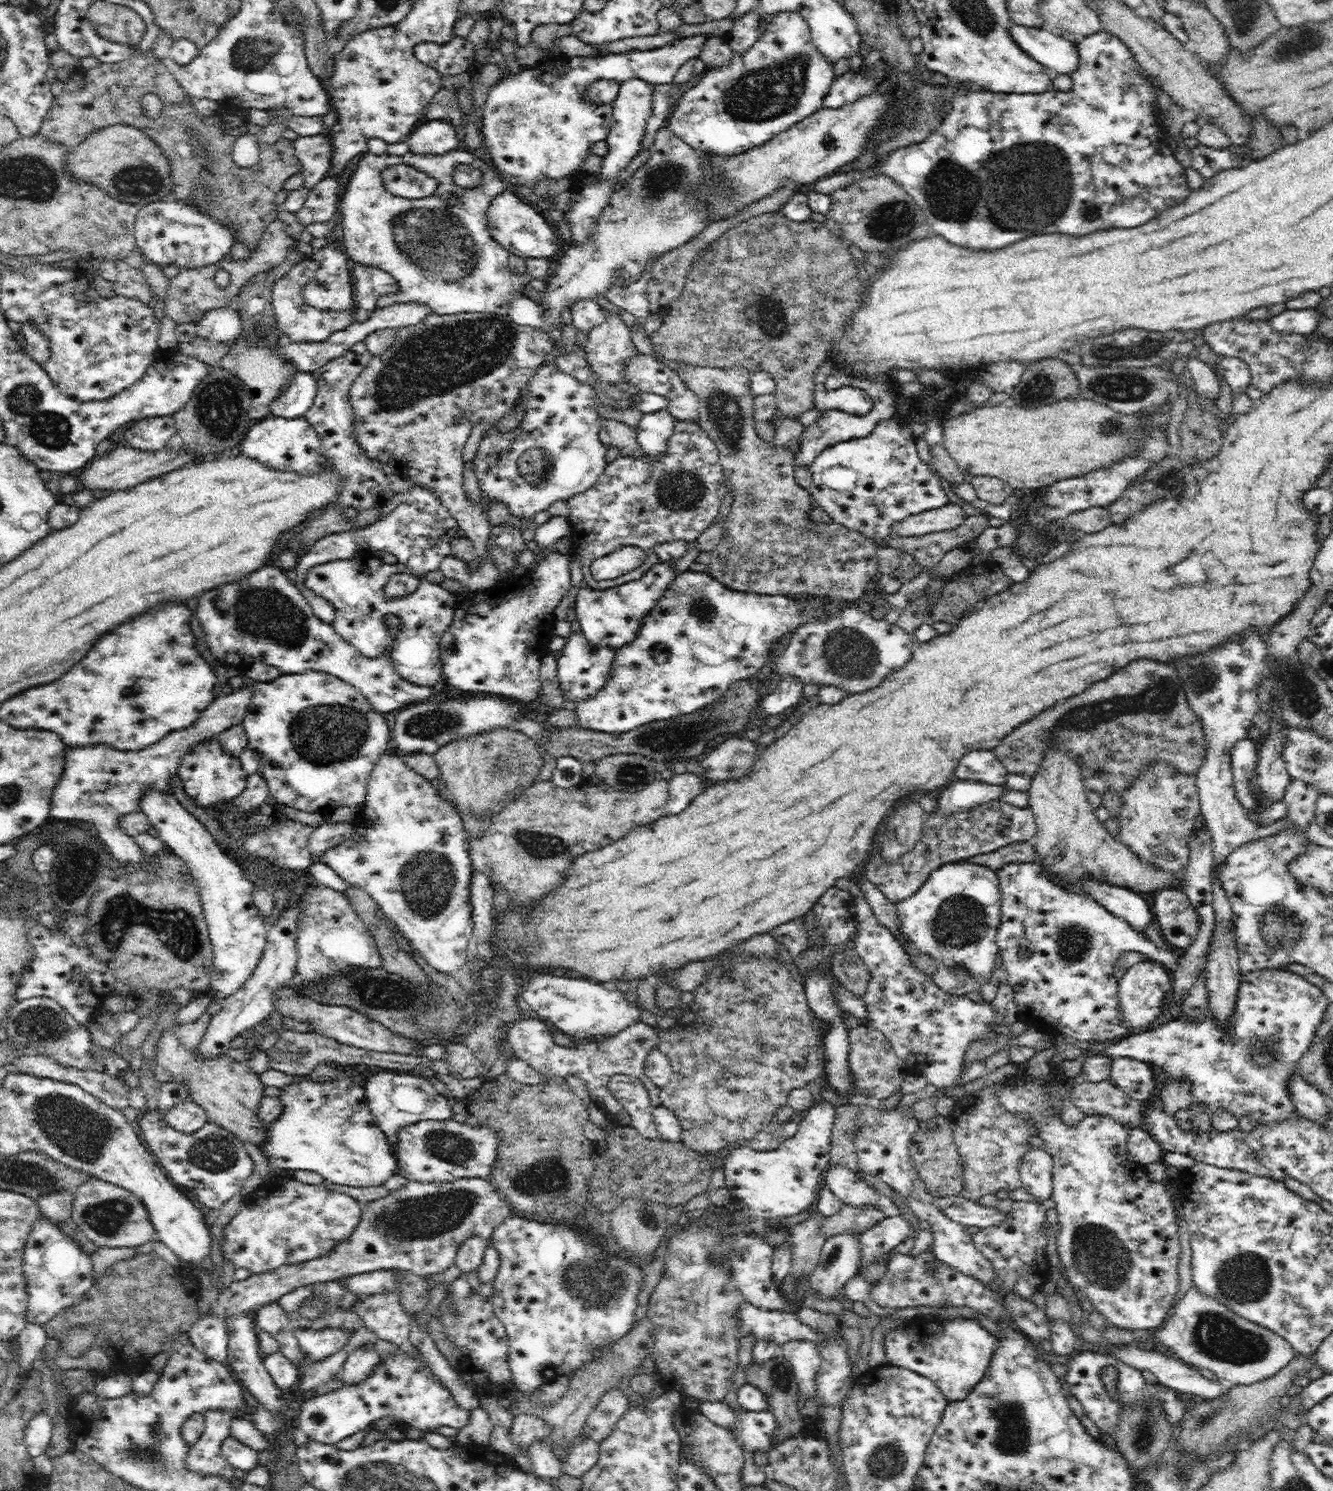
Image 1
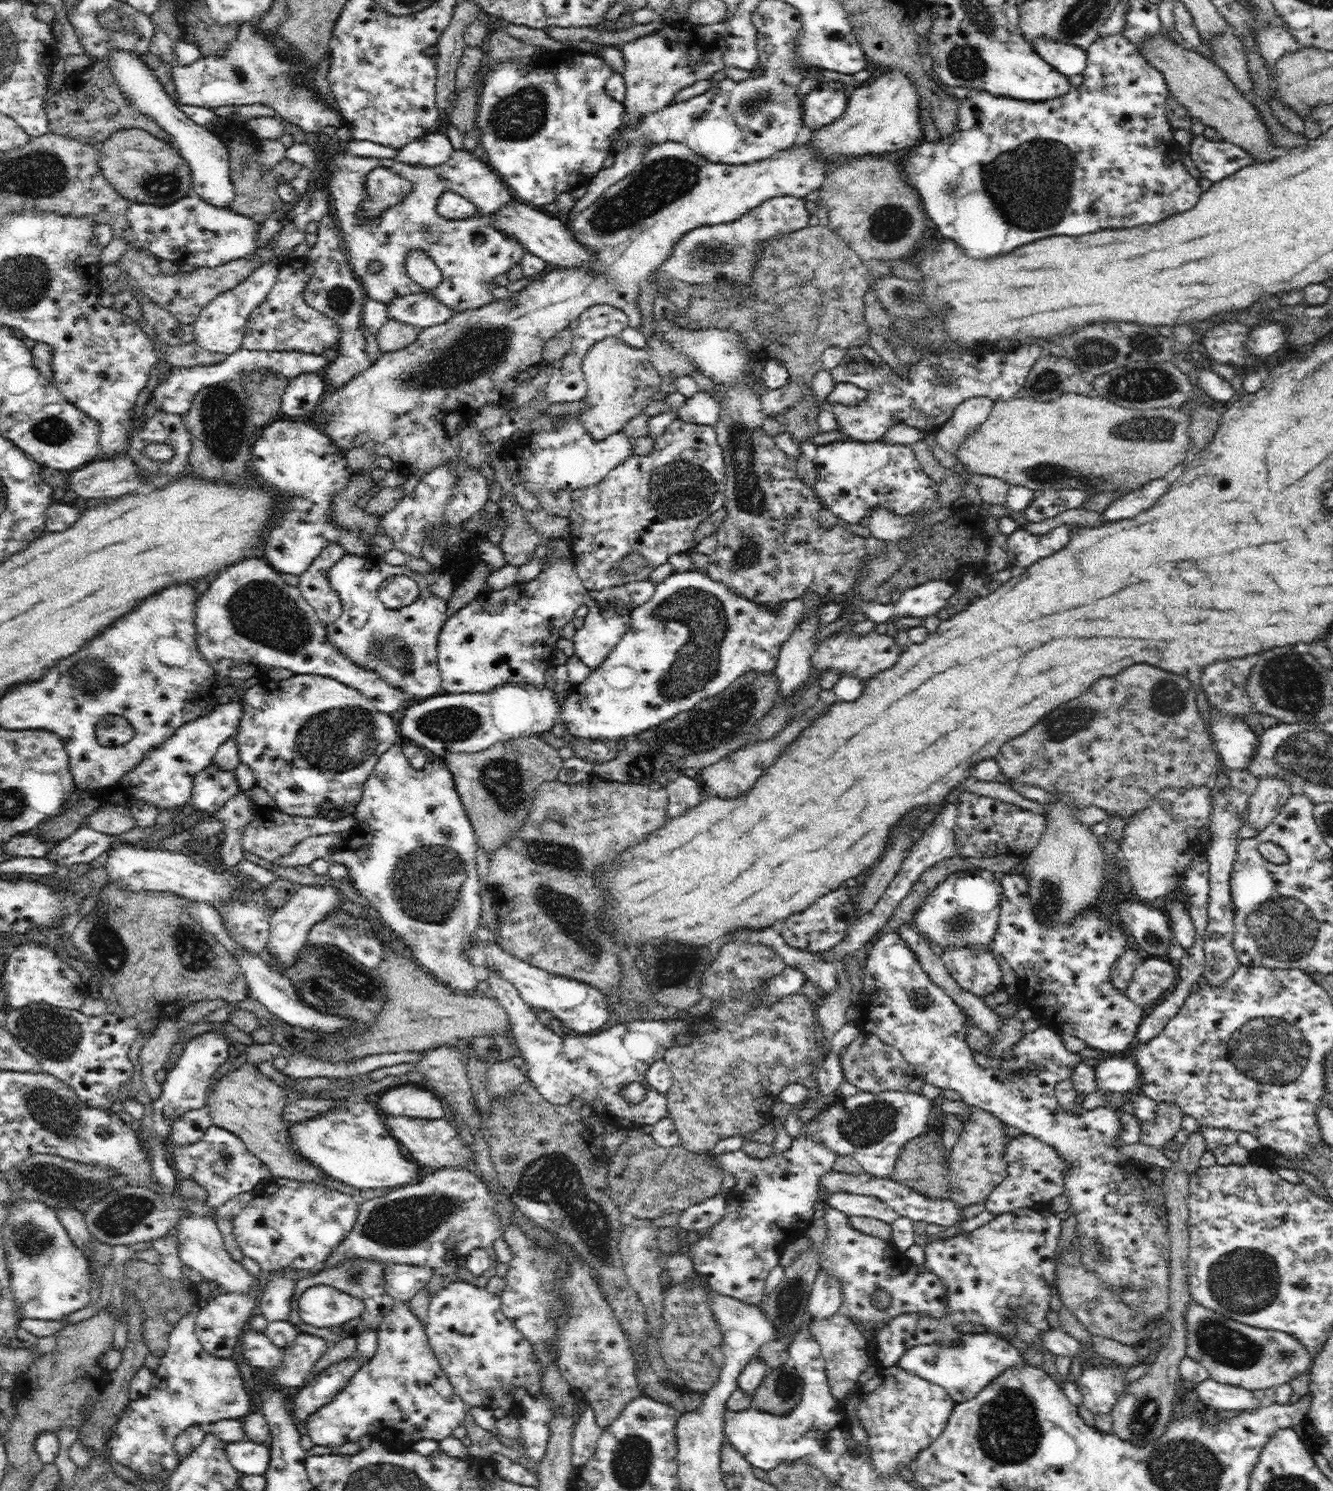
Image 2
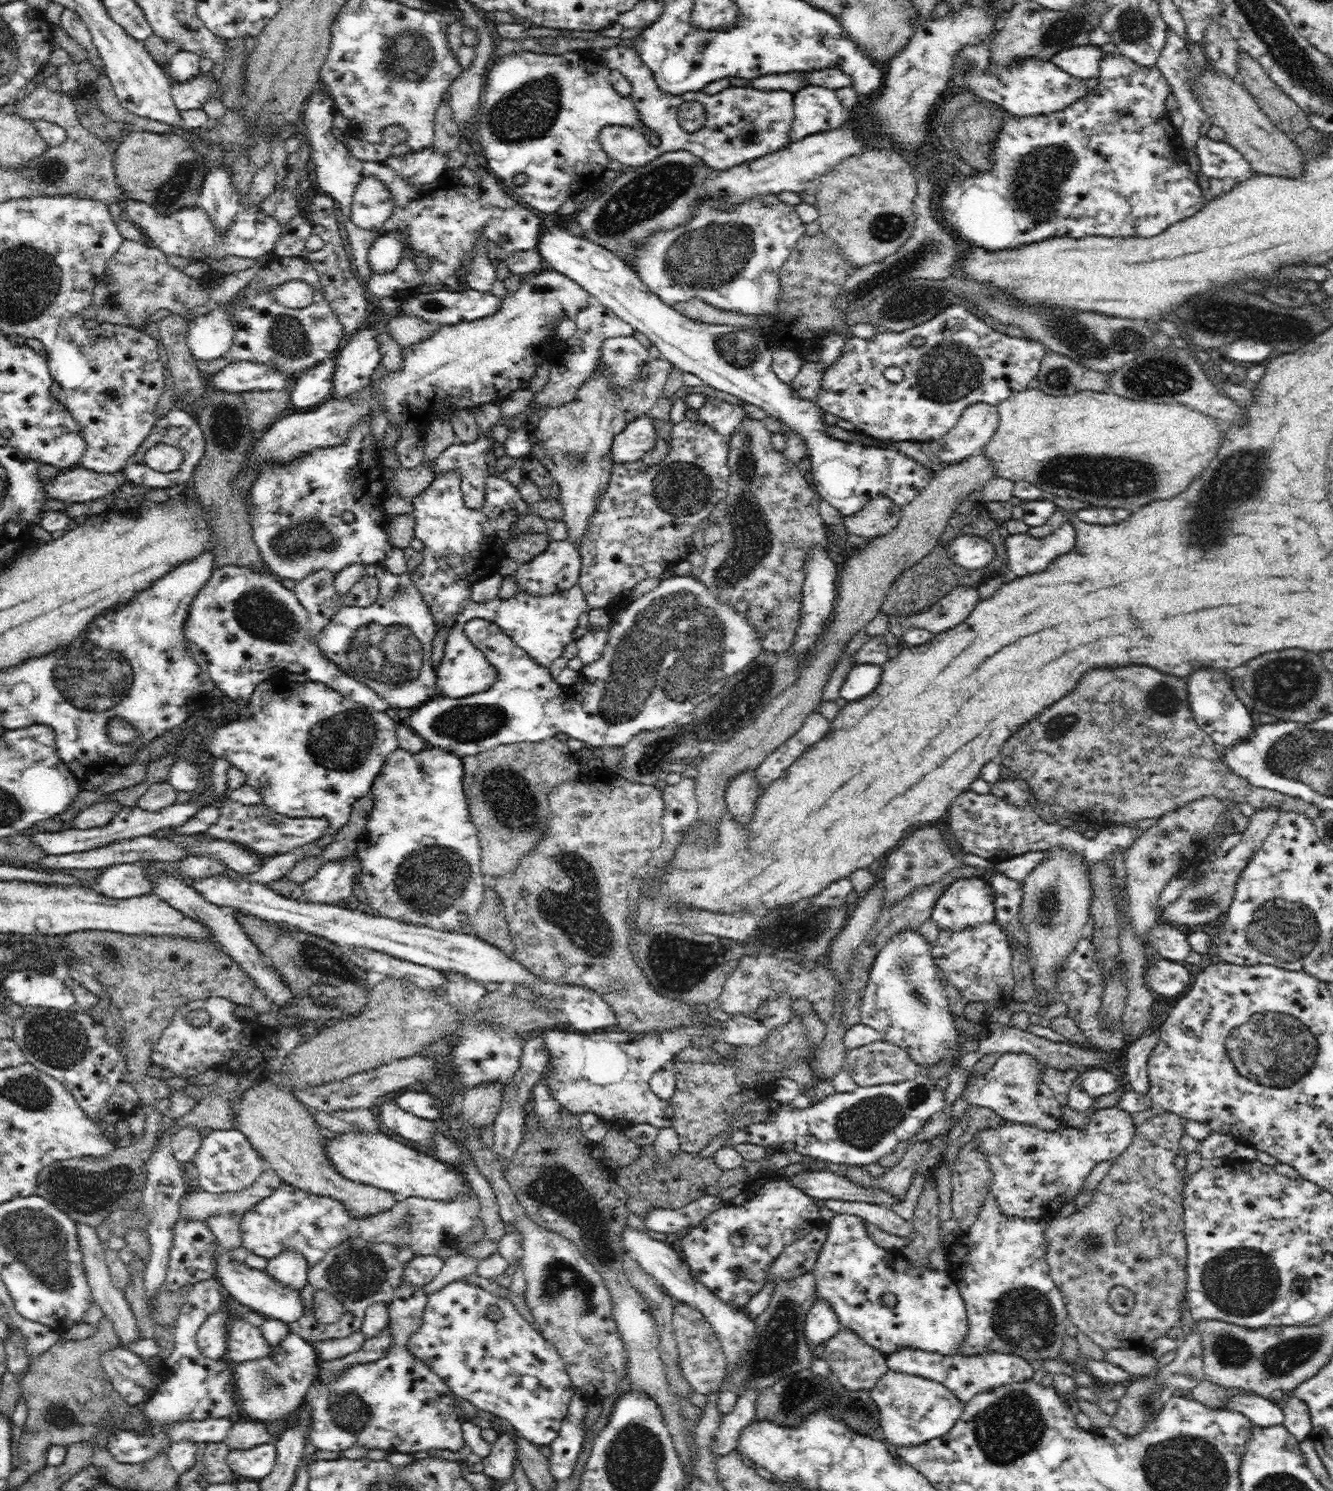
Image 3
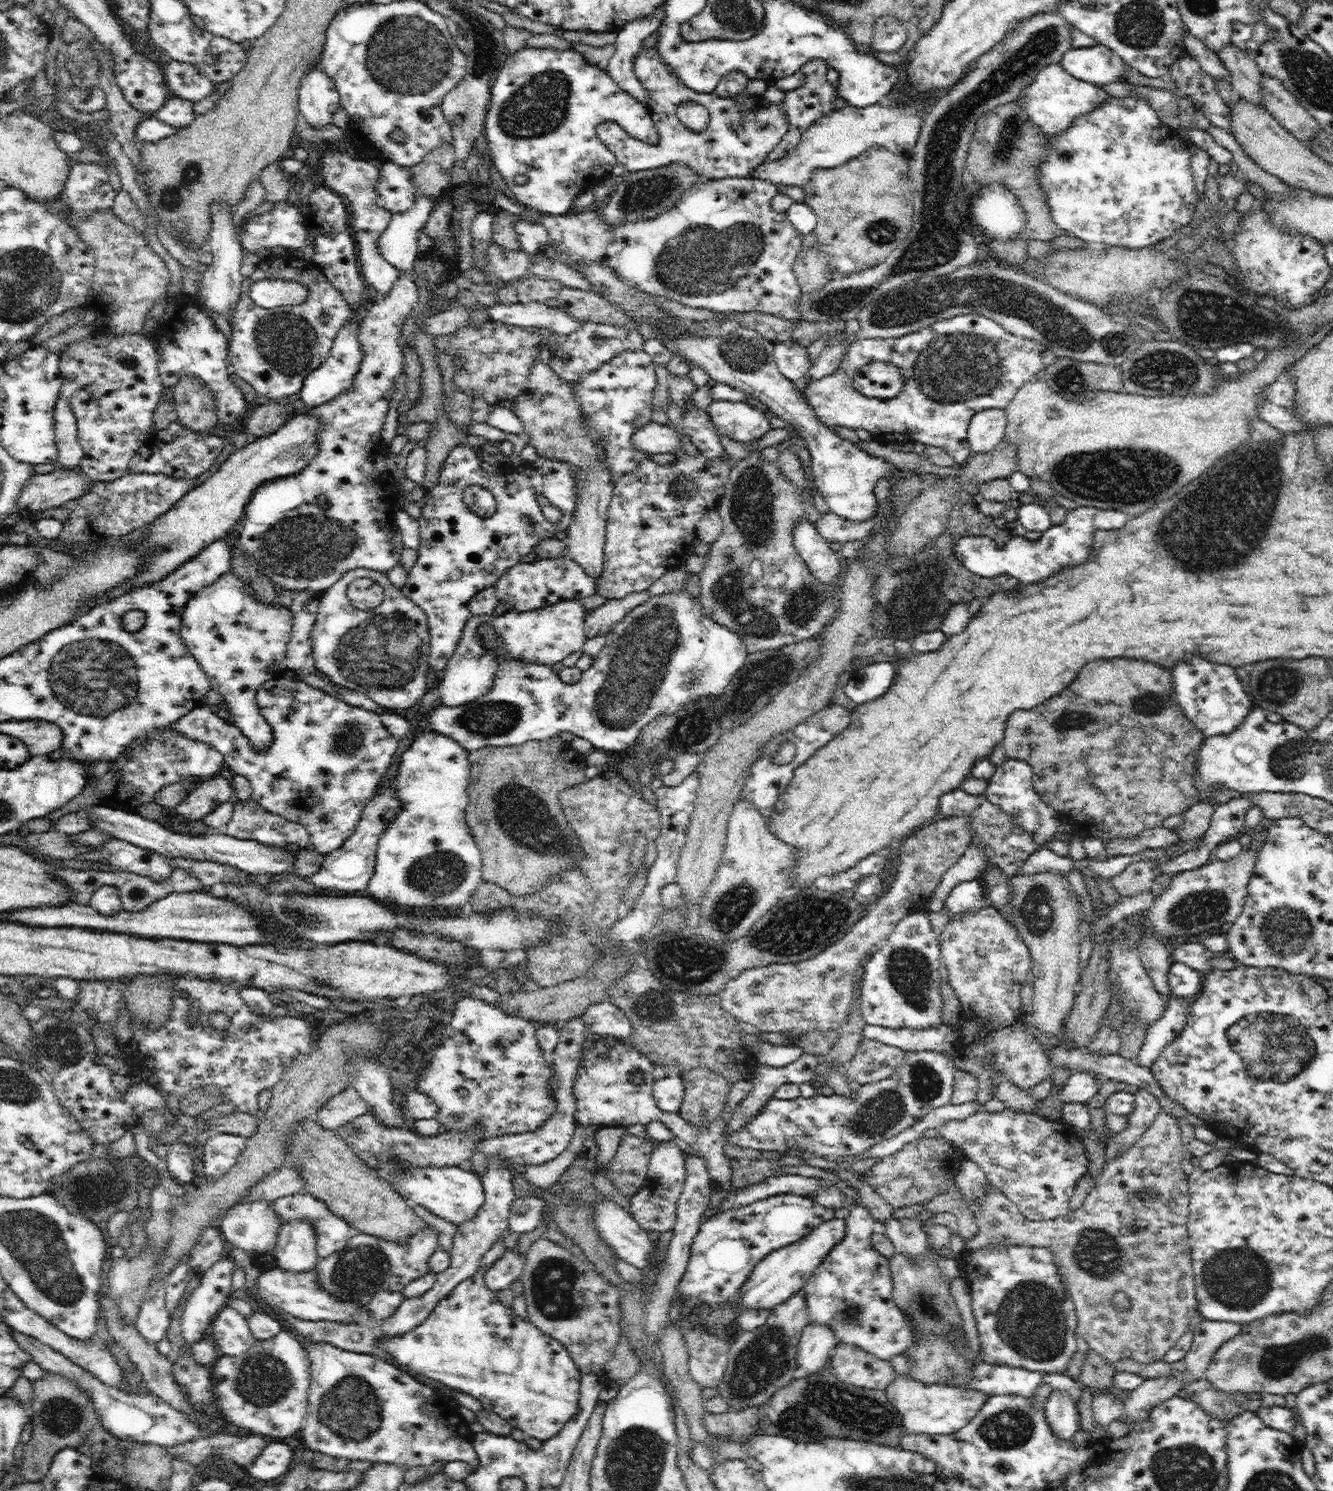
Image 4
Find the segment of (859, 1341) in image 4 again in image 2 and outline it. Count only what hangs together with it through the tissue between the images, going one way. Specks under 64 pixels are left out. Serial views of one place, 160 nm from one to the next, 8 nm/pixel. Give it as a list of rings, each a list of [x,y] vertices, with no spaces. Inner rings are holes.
[[[826,1206],[826,1214],[824,1219],[827,1224],[827,1237],[823,1242],[823,1247],[819,1251],[819,1265],[829,1276],[835,1278],[842,1287],[843,1301],[842,1311],[851,1319],[861,1322],[872,1334],[876,1334],[879,1330],[874,1329],[874,1324],[888,1324],[892,1319],[900,1317],[902,1314],[929,1314],[933,1318],[942,1318],[946,1314],[946,1285],[940,1277],[932,1273],[930,1269],[926,1269],[924,1265],[915,1265],[909,1260],[905,1253],[900,1253],[896,1259],[892,1260],[892,1256],[886,1258],[886,1249],[895,1248],[890,1240],[882,1240],[877,1236],[872,1236],[864,1232],[860,1232],[849,1228],[848,1215]],[[884,1288],[891,1296],[890,1306],[886,1309],[878,1309],[872,1304],[872,1294],[876,1290]]]

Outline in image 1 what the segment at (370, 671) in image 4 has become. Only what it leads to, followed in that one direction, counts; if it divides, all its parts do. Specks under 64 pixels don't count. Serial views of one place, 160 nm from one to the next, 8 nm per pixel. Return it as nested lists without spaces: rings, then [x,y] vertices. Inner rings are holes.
[[[358,551],[346,560],[335,560],[308,569],[305,586],[334,606],[335,631],[354,646],[360,654],[370,658],[386,655],[393,660],[396,672],[408,682],[420,686],[434,686],[443,679],[440,640],[452,624],[457,610],[457,598],[438,583],[422,578],[418,589],[407,598],[386,600],[384,588],[392,574],[406,572],[400,563],[387,564],[369,551]],[[393,615],[400,621],[397,633],[390,633],[386,618]]]

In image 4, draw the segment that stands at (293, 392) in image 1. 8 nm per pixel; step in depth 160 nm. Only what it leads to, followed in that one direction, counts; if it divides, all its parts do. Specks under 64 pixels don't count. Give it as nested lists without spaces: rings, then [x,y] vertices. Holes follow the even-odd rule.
[[[361,317],[351,322],[346,321],[346,324],[342,325],[342,328],[338,331],[337,337],[334,339],[330,354],[328,358],[316,368],[310,372],[304,380],[303,386],[299,392],[299,397],[311,407],[320,406],[344,394],[348,388],[352,388],[355,384],[356,374],[360,370],[360,364],[362,364],[362,349],[360,349],[360,341],[358,341],[358,328],[360,328]]]

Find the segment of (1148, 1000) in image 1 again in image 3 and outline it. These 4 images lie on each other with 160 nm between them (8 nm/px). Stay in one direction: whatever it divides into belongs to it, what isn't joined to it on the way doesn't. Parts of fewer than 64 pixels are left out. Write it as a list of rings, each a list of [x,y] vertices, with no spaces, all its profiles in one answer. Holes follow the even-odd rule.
[[[1159,960],[1145,969],[1144,978],[1150,990],[1162,996],[1182,996],[1190,986],[1190,972],[1179,961]]]

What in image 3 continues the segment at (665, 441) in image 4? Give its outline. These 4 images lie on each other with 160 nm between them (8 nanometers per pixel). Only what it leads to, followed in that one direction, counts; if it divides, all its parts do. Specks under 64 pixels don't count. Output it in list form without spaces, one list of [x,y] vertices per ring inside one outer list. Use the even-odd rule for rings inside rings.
[[[643,414],[614,437],[610,461],[614,464],[637,461],[645,452],[656,448],[656,440],[658,434],[654,419]]]

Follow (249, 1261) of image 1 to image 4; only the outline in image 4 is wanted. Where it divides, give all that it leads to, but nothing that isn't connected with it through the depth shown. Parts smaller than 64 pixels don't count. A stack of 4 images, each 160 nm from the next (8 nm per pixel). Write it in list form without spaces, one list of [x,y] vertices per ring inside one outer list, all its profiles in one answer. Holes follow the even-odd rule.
[[[294,1194],[272,1202],[280,1224],[292,1219],[308,1219],[316,1229],[316,1250],[319,1259],[342,1251],[350,1236],[349,1224],[311,1194]]]

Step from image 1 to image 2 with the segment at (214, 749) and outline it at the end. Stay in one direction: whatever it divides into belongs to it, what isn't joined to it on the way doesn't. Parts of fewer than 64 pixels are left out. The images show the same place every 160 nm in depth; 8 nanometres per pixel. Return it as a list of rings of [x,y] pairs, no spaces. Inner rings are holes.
[[[212,760],[212,764],[195,774],[189,804],[206,815],[213,814],[240,790],[236,775],[218,768]]]

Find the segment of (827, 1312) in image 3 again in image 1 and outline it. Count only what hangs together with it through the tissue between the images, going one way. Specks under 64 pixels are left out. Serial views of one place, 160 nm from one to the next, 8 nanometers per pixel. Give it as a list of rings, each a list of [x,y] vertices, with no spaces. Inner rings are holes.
[[[836,1234],[824,1243],[817,1267],[810,1276],[811,1288],[823,1296],[834,1300],[844,1296],[846,1282],[856,1276],[861,1257],[860,1234]]]

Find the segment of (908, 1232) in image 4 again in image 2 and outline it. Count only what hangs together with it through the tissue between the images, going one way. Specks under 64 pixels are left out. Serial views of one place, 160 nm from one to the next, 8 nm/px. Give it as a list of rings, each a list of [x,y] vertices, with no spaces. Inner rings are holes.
[[[848,1192],[830,1193],[827,1205],[848,1216],[866,1215],[887,1223],[898,1218],[896,1212],[878,1198],[850,1194]]]

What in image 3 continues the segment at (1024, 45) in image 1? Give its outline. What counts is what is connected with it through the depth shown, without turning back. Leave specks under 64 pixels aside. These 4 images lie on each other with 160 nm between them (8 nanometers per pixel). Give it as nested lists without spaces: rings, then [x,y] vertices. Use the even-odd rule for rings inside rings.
[[[1094,45],[1071,47],[1070,49],[1056,52],[1051,61],[1058,65],[1064,72],[1079,79],[1098,77],[1100,60],[1105,48]]]

